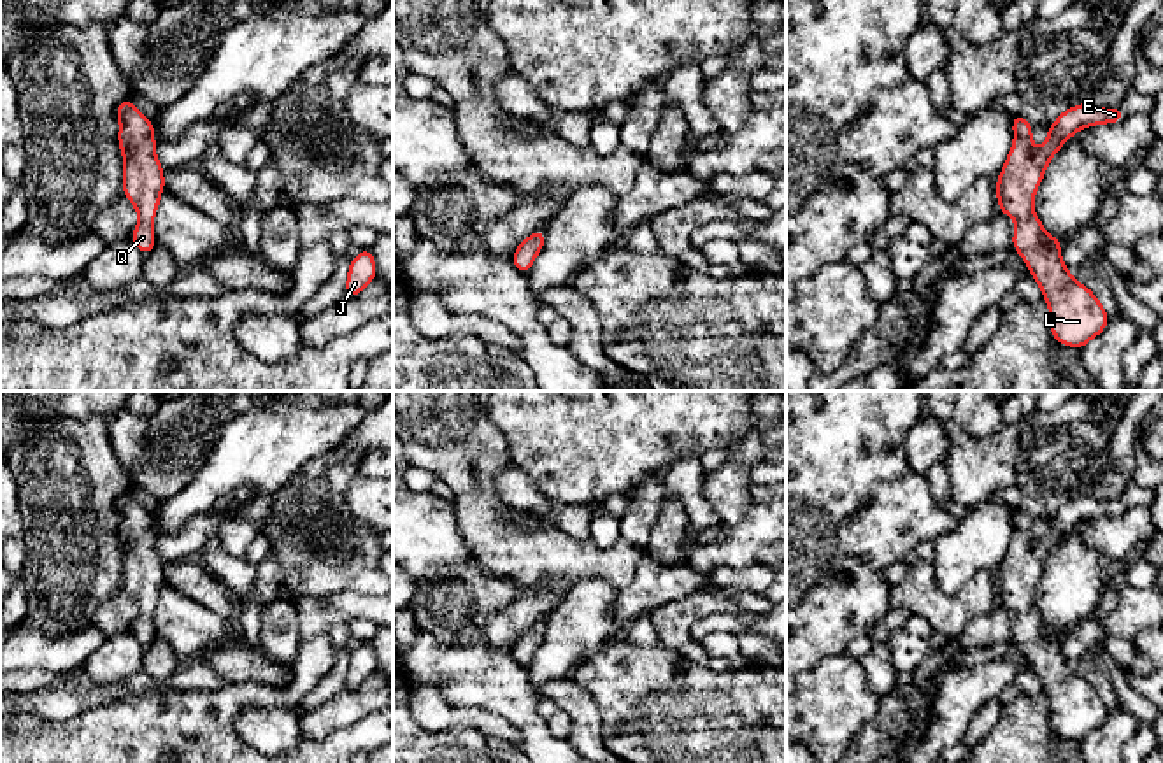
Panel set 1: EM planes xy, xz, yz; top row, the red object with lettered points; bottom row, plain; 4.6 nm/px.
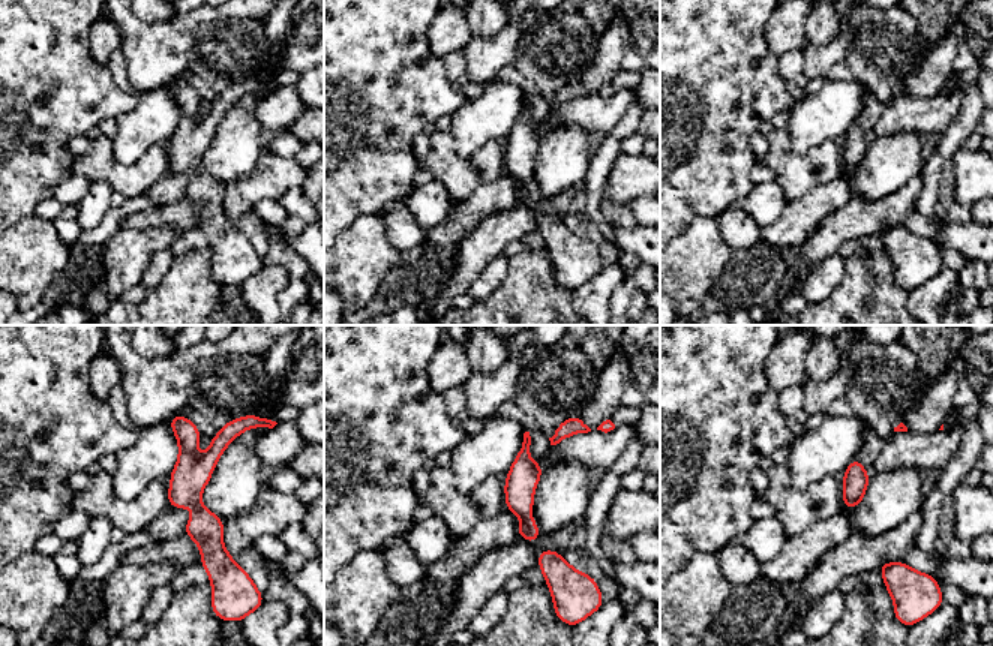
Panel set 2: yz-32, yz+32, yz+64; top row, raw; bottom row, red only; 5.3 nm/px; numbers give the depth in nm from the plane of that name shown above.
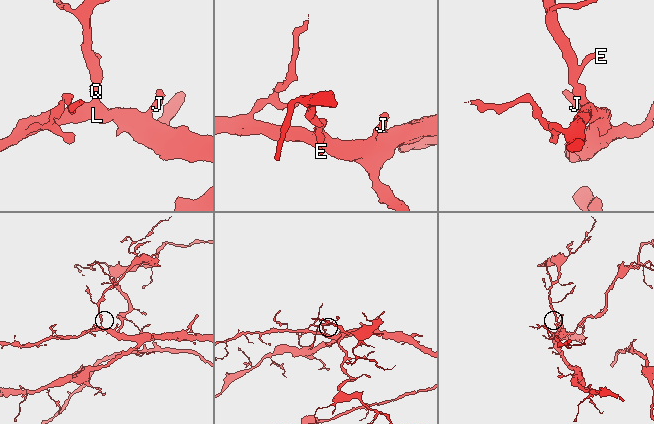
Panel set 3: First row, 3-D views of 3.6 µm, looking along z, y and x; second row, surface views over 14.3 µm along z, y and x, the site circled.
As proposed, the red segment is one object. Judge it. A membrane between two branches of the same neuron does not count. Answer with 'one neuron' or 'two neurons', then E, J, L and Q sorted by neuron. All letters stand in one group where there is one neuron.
one neuron; groups E J L Q

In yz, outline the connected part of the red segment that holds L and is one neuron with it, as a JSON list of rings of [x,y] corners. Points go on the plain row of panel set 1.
[[[1091,495],[1070,500],[1047,519],[1047,535],[1035,544],[1031,542],[1033,517],[1019,507],[1010,510],[1014,538],[998,568],[996,602],[1017,614],[1012,640],[1026,654],[1044,686],[1052,730],[1061,738],[1082,742],[1107,721],[1110,712],[1093,684],[1068,667],[1060,647],[1061,631],[1044,624],[1042,614],[1033,605],[1033,589],[1045,560],[1075,524],[1100,516],[1119,516],[1126,507],[1121,500],[1098,502]]]

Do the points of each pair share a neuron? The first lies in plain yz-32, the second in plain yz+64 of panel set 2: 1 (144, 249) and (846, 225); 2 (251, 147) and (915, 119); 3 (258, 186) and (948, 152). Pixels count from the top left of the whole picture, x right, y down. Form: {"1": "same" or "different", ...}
{"1": "same", "2": "different", "3": "different"}

